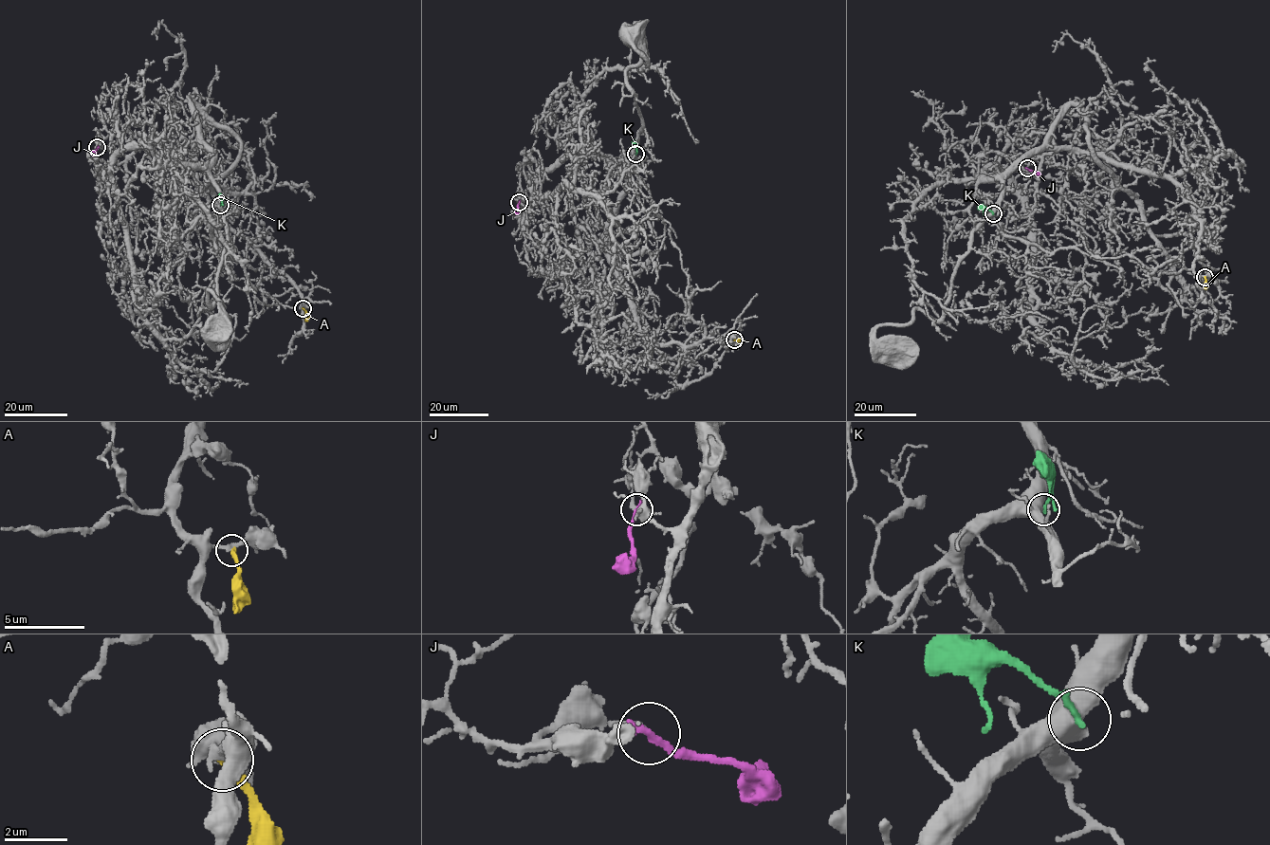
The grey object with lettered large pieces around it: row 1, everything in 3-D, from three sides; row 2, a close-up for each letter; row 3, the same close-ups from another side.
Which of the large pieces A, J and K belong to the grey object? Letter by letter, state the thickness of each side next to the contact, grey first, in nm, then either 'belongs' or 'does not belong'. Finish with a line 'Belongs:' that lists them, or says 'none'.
A: calibres 280 and 260 nm; does not belong
J: calibres 240 and 280 nm; does not belong
K: calibres 800 and 200 nm; does not belong
Belongs: none

